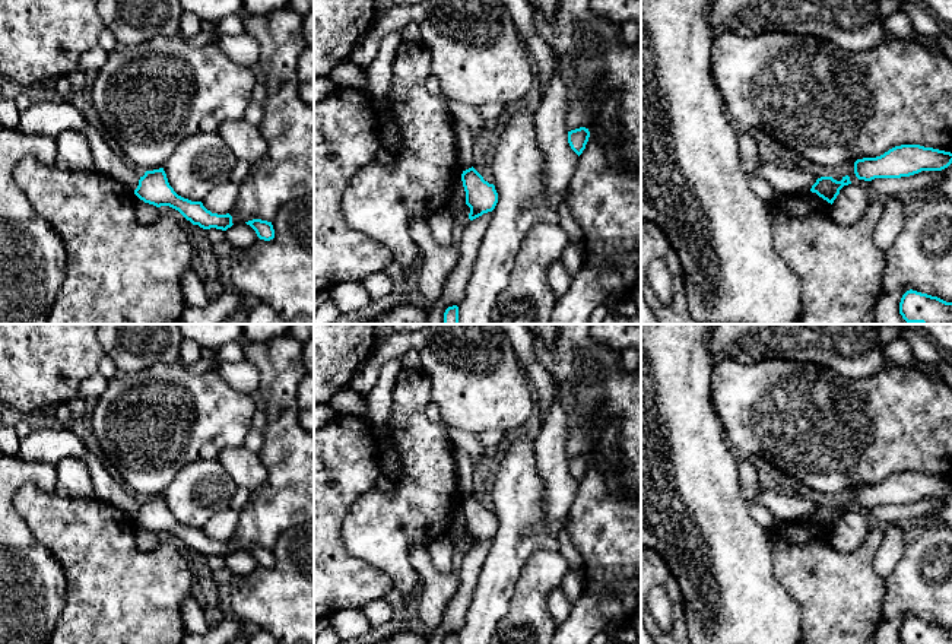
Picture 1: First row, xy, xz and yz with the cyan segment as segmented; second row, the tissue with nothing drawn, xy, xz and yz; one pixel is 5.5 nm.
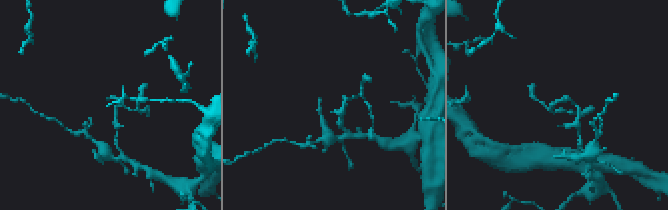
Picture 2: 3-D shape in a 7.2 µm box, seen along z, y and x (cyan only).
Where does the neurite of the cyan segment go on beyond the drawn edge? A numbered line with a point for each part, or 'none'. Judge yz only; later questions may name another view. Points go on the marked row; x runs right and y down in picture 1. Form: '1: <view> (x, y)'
none

